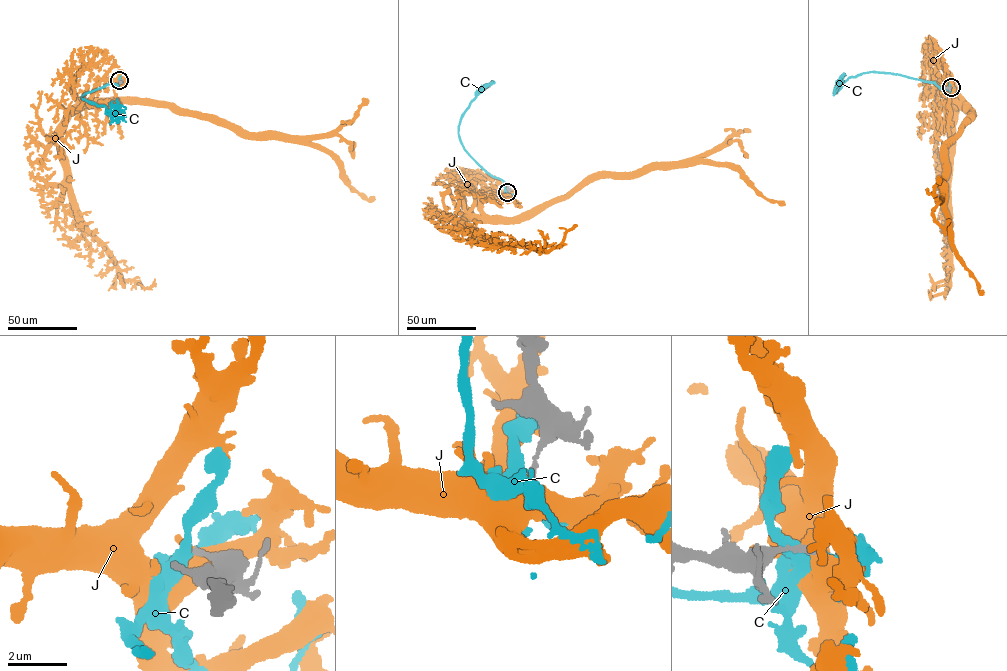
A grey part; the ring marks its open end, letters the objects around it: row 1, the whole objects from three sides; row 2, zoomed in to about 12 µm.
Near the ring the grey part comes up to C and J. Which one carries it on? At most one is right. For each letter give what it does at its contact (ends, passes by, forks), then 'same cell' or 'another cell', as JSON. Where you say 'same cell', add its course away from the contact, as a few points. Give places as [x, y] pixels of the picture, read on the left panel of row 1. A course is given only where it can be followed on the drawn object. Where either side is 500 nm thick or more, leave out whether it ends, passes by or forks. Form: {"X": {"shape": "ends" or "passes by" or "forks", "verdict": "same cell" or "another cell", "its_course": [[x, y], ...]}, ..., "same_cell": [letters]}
{"C": {"shape": "passes by", "verdict": "another cell"}, "J": {"verdict": "another cell"}, "same_cell": []}

